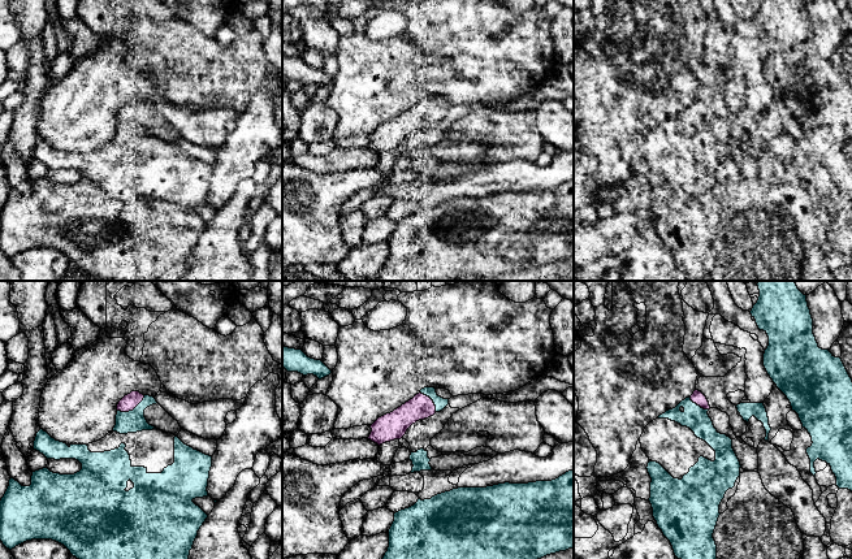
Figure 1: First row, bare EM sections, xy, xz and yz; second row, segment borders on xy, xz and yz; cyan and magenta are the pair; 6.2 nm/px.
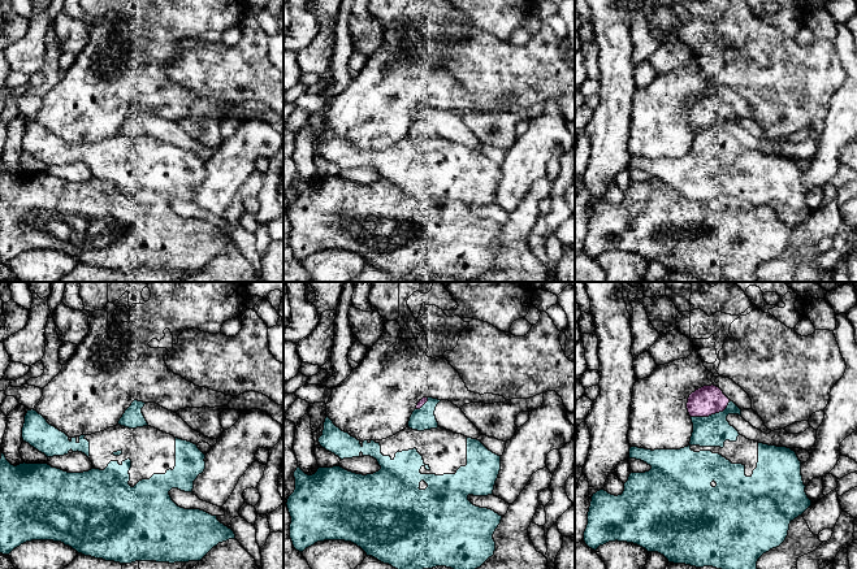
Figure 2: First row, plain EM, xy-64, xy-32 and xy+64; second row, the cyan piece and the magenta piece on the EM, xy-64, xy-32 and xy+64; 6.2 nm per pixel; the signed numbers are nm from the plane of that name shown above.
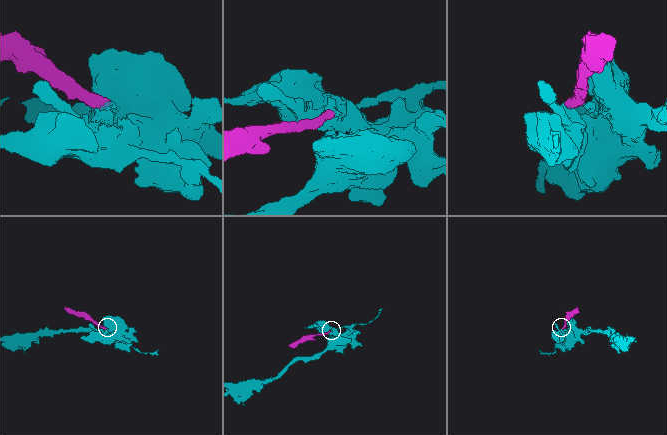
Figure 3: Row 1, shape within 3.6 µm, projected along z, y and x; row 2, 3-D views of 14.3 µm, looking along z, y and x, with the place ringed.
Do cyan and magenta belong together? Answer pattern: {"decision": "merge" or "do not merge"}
{"decision": "do not merge"}

